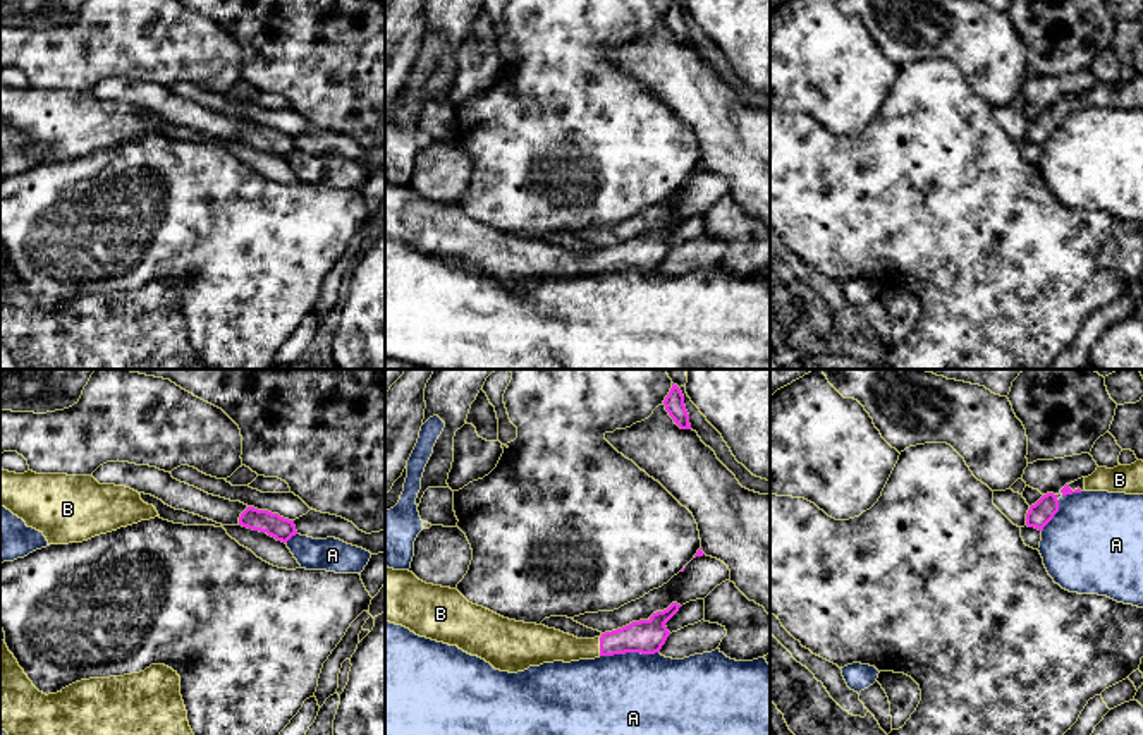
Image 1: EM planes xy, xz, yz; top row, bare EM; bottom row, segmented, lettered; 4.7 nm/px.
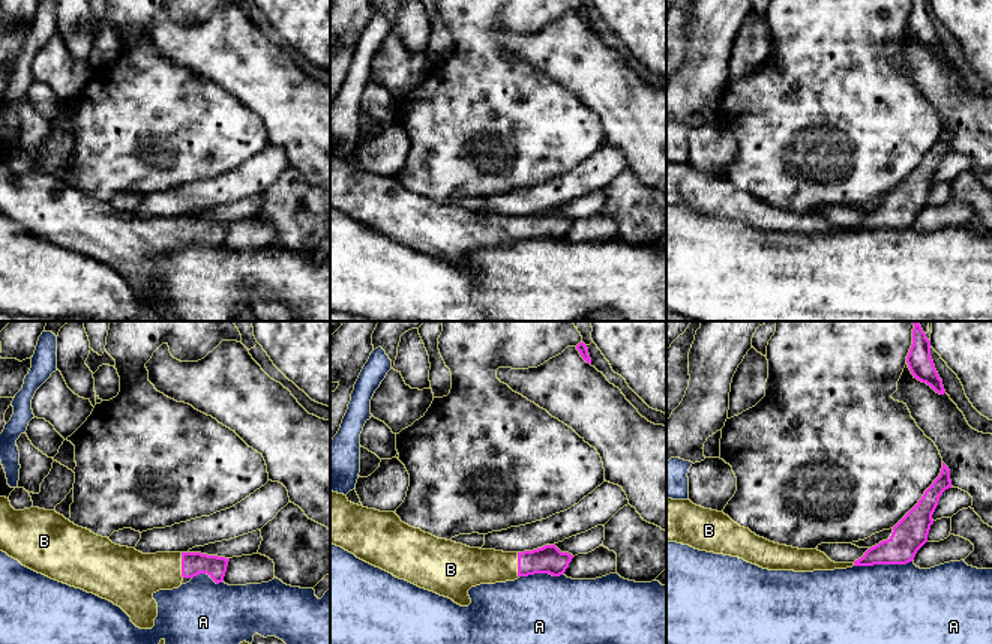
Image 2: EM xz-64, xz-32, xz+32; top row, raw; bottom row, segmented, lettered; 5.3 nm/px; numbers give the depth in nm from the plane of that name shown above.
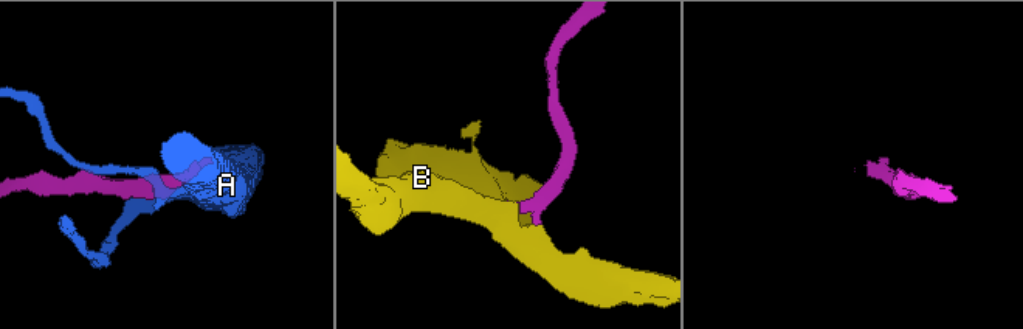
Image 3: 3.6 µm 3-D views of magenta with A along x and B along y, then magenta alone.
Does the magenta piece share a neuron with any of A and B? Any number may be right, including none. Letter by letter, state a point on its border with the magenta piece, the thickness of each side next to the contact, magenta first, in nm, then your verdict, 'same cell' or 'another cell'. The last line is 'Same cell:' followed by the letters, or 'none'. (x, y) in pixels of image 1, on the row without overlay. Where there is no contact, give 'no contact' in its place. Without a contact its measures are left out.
A: xz (629, 267) | 160/480 nm | another cell
B: xz (600, 261) | 160/160 nm | same cell
Same cell: B

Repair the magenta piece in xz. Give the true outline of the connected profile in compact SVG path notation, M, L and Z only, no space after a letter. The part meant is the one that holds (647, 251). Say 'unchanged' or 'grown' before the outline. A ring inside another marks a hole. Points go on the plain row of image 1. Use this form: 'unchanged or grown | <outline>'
grown | M385 182L385 237L402 240L419 252L457 261L464 268L485 275L495 285L509 289L553 276L571 278L626 268L660 268L670 251L665 239L679 223L681 220L672 218L667 225L653 228L648 235L633 237L595 254L578 254L545 240L504 234L483 222L469 218L457 204L426 199L409 185Z

